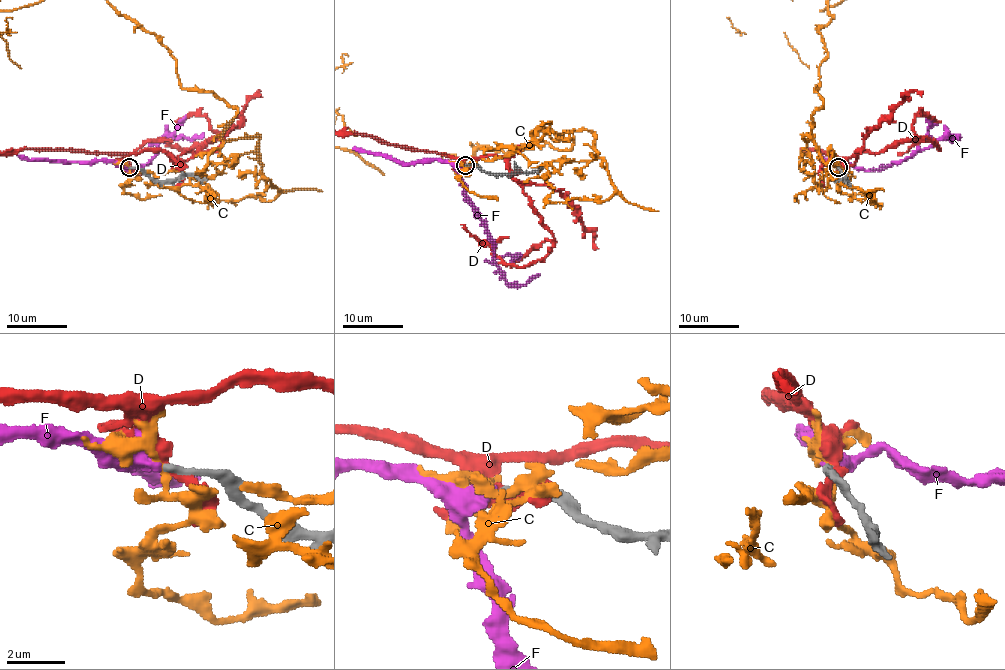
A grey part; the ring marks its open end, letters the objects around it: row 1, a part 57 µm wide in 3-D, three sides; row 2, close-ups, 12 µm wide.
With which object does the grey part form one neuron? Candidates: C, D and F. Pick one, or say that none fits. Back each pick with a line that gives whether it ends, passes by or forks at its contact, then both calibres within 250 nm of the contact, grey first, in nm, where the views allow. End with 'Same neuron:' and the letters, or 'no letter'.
F: It passes by. Thickness 260 nm (grey) against 300 nm
Same neuron: F

